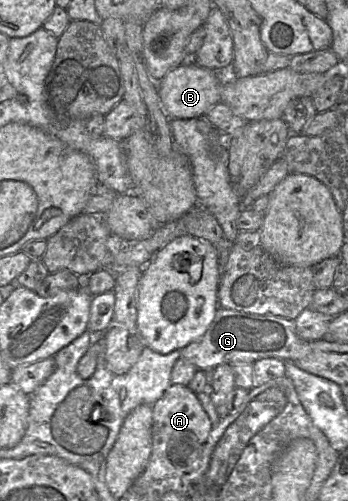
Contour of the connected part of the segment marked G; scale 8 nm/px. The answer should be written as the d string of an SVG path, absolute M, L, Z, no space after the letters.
M219 308L212 323L204 335L180 350L180 358L194 364L198 370L213 370L221 364L234 366L242 363L254 363L263 358L280 358L283 361L296 362L307 356L312 350L312 342L302 339L295 326L295 321L274 315L255 315L250 313Z

